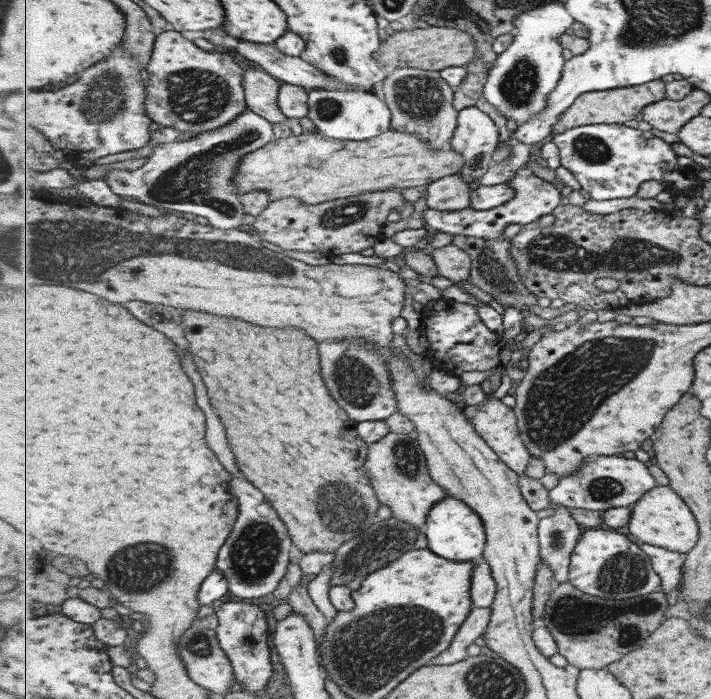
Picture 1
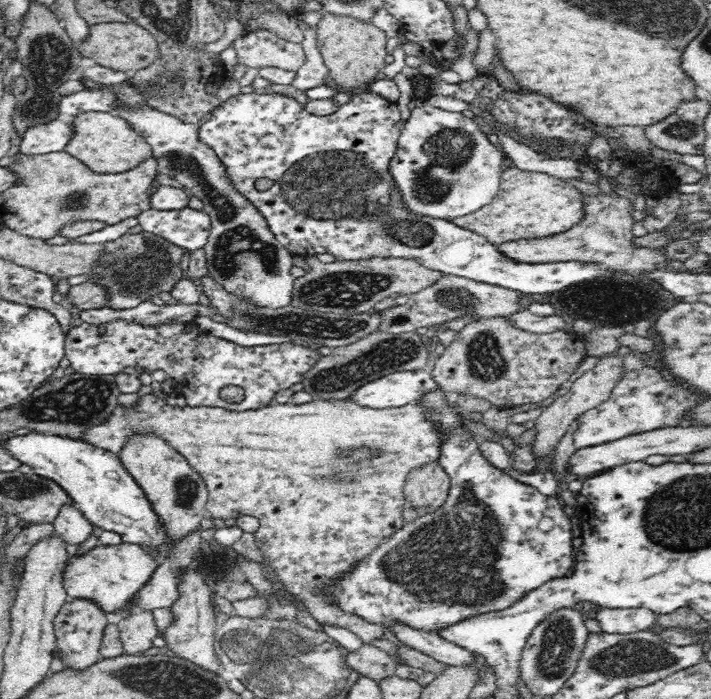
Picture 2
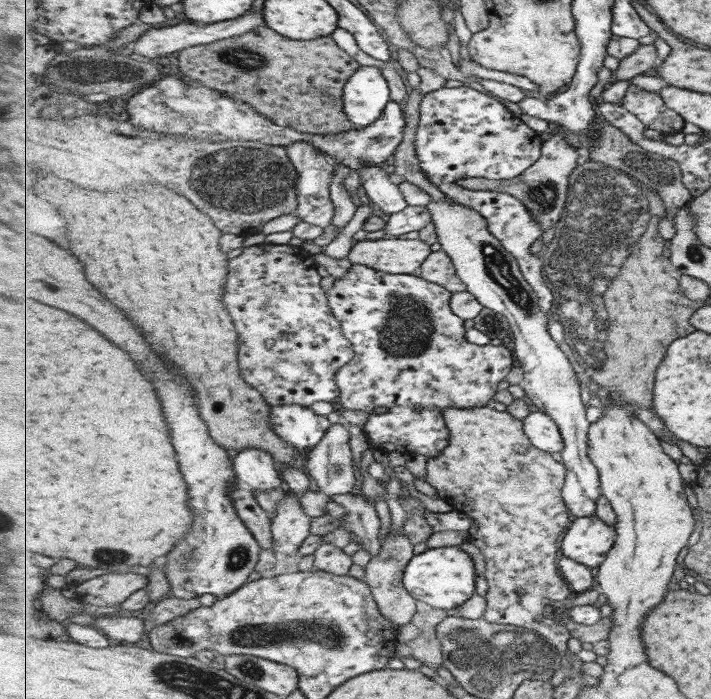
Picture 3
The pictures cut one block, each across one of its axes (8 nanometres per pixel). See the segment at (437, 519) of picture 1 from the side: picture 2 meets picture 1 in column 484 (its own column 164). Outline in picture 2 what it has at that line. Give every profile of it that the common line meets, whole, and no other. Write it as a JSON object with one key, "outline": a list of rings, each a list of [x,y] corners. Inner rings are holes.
{"outline":[[[40,432],[13,433],[13,436],[2,441],[1,444],[10,453],[14,453],[14,456],[22,461],[22,464],[29,465],[36,474],[54,479],[62,485],[75,501],[76,508],[98,531],[116,533],[123,543],[137,544],[152,551],[168,551],[168,548],[176,546],[176,541],[169,536],[162,518],[152,507],[152,502],[144,493],[144,489],[140,487],[135,477],[121,463],[119,453],[110,452],[81,439],[71,439]]]}

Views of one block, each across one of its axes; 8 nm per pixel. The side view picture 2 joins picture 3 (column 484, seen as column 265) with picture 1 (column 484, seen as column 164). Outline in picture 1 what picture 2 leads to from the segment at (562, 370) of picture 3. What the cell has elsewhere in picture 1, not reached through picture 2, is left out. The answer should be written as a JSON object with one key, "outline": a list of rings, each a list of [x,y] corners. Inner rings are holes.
{"outline":[[[473,106],[460,110],[458,130],[449,144],[465,161],[459,174],[477,180],[485,176],[487,170],[495,166],[494,155],[500,138],[498,124],[481,108]]]}

